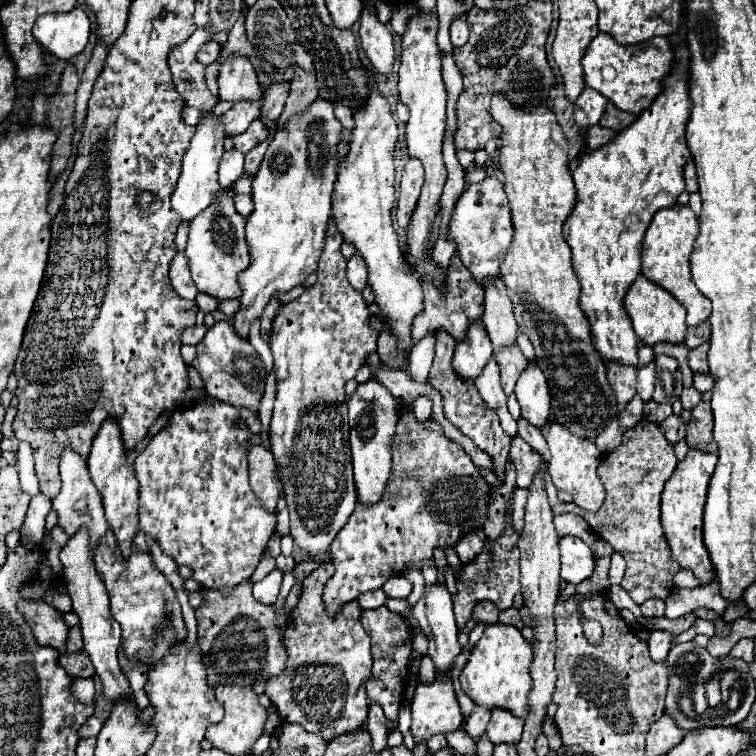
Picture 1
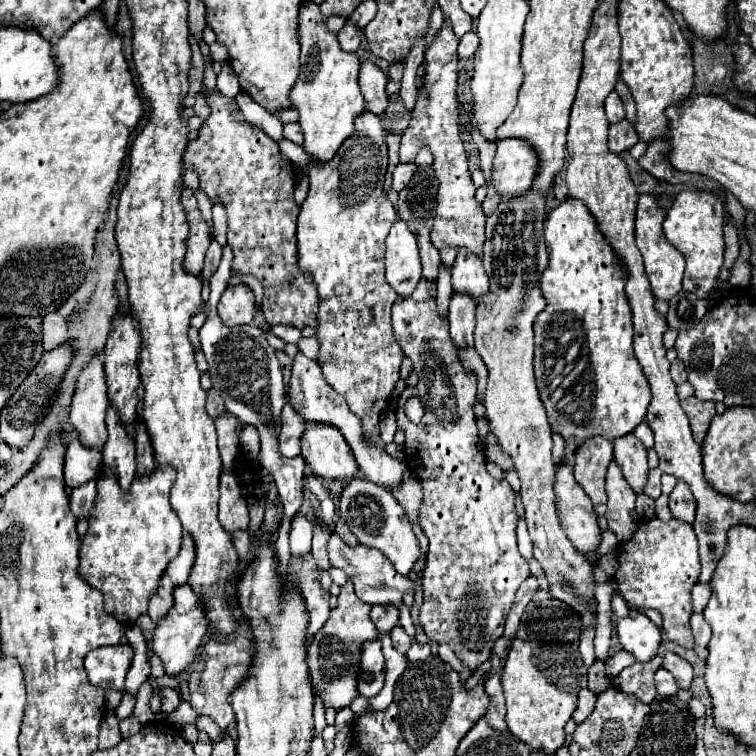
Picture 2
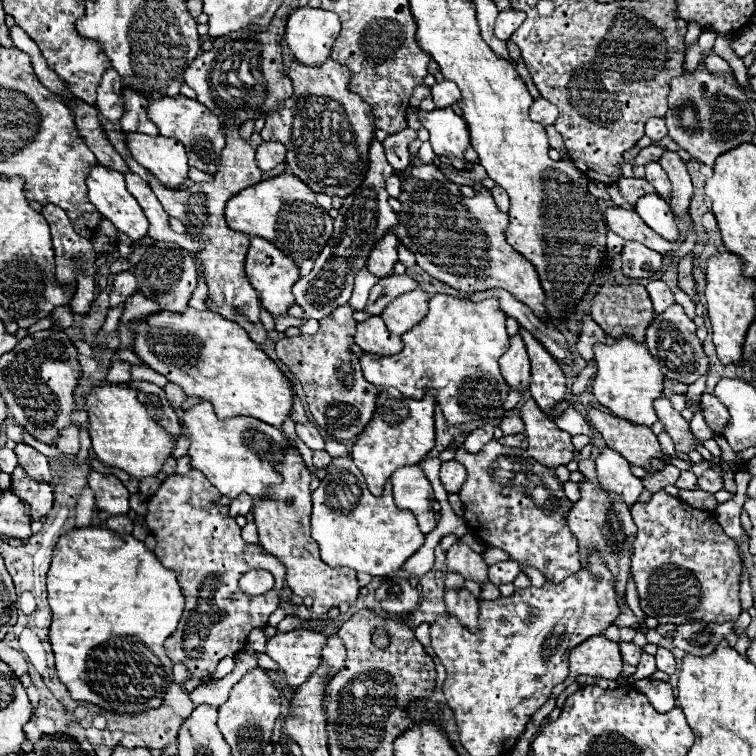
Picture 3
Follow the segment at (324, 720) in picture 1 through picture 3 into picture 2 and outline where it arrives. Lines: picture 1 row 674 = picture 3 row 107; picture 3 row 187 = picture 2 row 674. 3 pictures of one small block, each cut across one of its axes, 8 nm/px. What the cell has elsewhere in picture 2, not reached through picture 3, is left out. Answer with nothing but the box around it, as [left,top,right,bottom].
[306,580,378,712]

